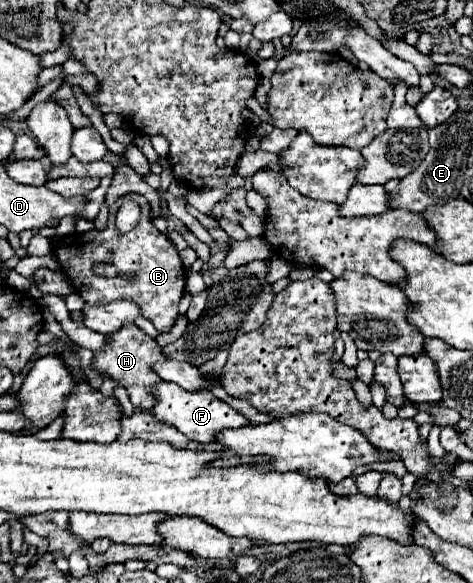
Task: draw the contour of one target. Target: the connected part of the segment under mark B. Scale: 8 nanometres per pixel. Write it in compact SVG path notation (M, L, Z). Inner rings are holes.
M127 194L125 198L131 198L141 206L141 218L131 232L119 234L119 230L115 228L115 214L121 206L121 200L117 200L109 208L107 230L103 232L89 230L85 234L69 234L57 240L53 244L53 250L57 252L57 260L61 262L63 272L69 276L73 290L81 294L89 306L109 304L115 300L131 300L141 306L141 312L145 314L145 318L151 320L159 332L167 332L179 314L179 300L185 292L185 270L171 240L155 228L151 220L151 206L145 200L145 196ZM93 262L115 264L119 276L117 278L95 276L91 272ZM135 274L137 278L131 278Z

